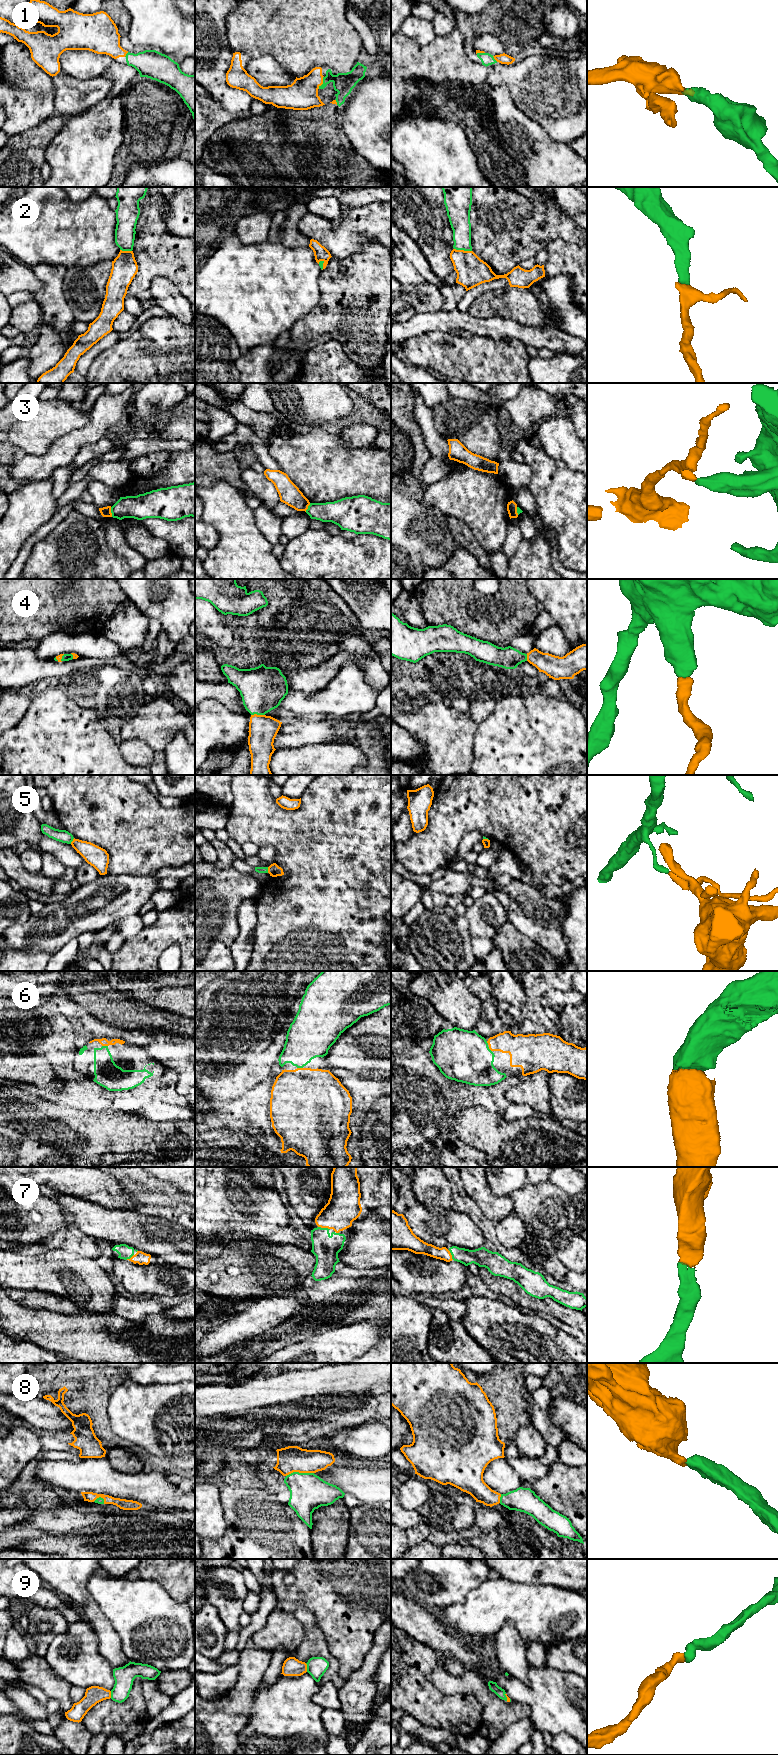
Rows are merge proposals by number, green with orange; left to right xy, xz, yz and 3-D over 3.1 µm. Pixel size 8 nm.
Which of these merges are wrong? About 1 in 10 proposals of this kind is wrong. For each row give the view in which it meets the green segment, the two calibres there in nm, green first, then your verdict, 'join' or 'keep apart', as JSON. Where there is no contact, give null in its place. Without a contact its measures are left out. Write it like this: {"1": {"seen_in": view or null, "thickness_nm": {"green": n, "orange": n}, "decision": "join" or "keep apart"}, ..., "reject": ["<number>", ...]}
{"1": {"seen_in": "xz", "thickness_nm": {"green": 170, "orange": 240}, "decision": "join"}, "2": {"seen_in": "yz", "thickness_nm": {"green": 170, "orange": 240}, "decision": "join"}, "3": {"seen_in": "xy", "thickness_nm": {"green": 200, "orange": 80}, "decision": "keep apart"}, "4": {"seen_in": "xz", "thickness_nm": {"green": 360, "orange": 220}, "decision": "join"}, "5": {"seen_in": "xy", "thickness_nm": {"green": 100, "orange": 160}, "decision": "keep apart"}, "6": {"seen_in": "xy", "thickness_nm": {"green": 200, "orange": 60}, "decision": "join"}, "7": {"seen_in": "xz", "thickness_nm": {"green": 200, "orange": 260}, "decision": "join"}, "8": {"seen_in": "xz", "thickness_nm": {"green": 300, "orange": 220}, "decision": "join"}, "9": {"seen_in": "xz", "thickness_nm": {"green": 160, "orange": 140}, "decision": "join"}, "reject": ["3", "5"]}

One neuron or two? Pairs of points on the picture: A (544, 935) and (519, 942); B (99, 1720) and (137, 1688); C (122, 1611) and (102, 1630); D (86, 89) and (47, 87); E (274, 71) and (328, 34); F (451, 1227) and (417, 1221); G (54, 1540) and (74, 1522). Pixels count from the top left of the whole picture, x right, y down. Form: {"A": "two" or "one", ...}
{"A": "two", "B": "one", "C": "two", "D": "two", "E": "two", "F": "one", "G": "two"}

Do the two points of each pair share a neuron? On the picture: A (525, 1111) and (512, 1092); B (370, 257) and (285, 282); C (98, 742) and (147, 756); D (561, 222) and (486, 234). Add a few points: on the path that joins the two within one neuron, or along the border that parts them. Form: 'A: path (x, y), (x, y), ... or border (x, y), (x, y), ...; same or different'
A: border (510, 1101), (527, 1104), (537, 1114); different
B: border (322, 270), (318, 281), (320, 296); different
C: border (118, 745), (121, 756), (131, 764); different
D: path (542, 220), (525, 220), (510, 225), (505, 230); same

